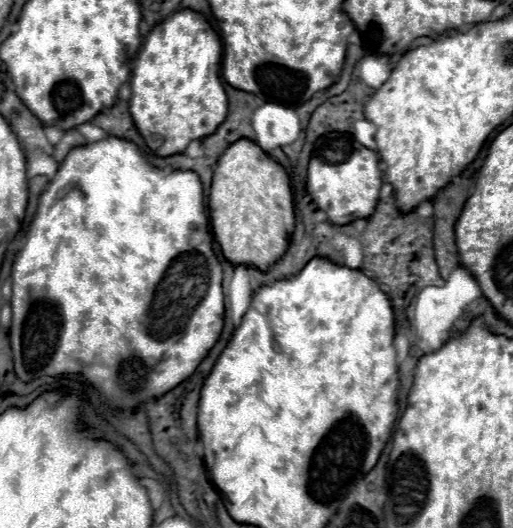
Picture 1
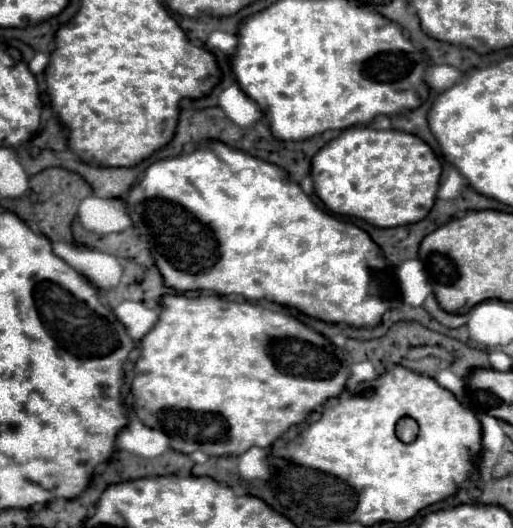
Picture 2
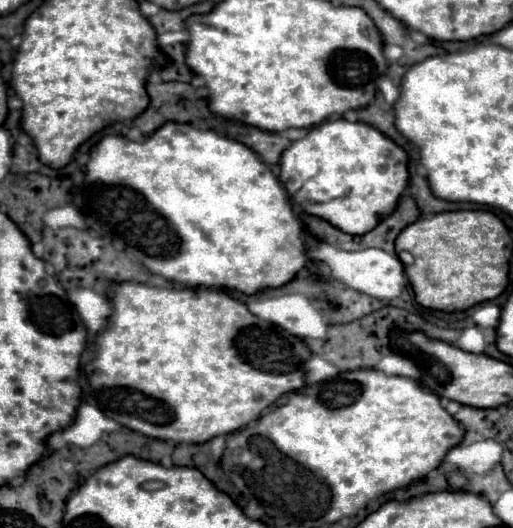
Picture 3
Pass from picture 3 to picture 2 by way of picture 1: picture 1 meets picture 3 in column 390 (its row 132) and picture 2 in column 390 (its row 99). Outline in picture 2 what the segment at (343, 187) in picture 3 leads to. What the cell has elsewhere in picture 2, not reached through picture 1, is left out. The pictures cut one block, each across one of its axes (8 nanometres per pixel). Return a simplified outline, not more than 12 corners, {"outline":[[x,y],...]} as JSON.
{"outline":[[346,128],[310,172],[328,210],[424,220],[442,164],[422,138]]}

